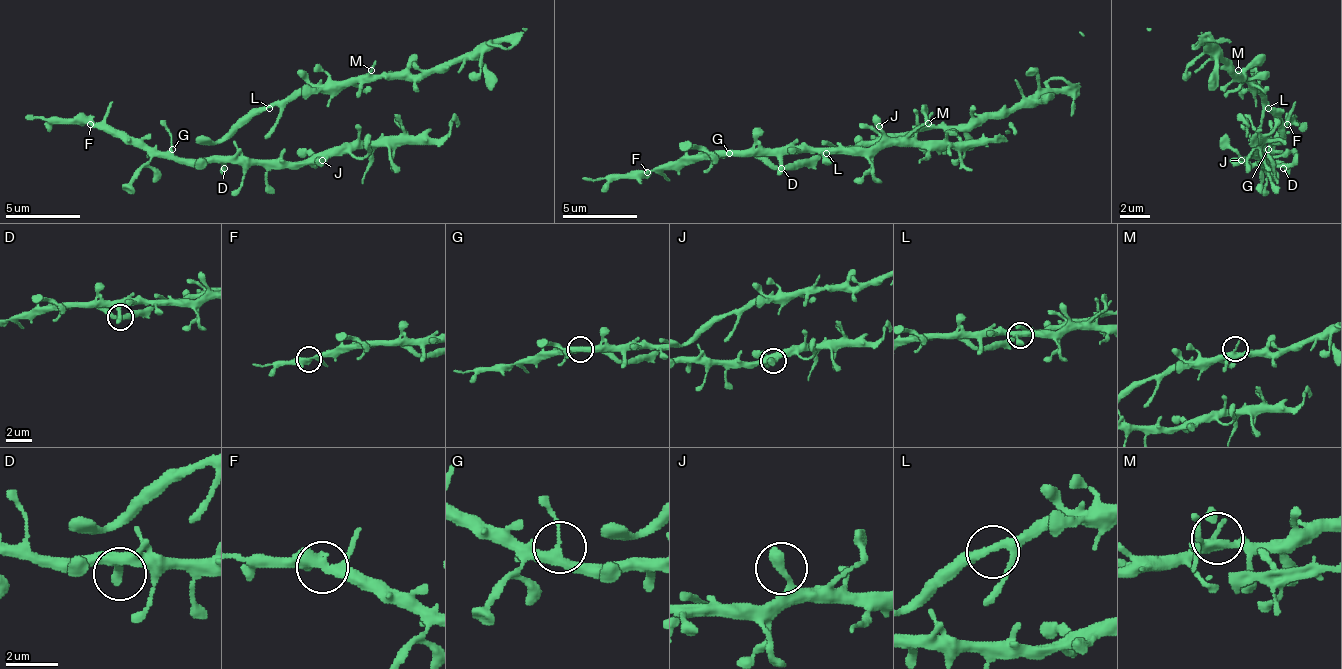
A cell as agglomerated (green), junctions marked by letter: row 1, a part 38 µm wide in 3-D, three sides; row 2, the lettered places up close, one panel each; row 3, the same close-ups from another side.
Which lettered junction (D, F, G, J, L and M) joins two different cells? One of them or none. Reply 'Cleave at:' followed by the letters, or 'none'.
Cleave at: none

